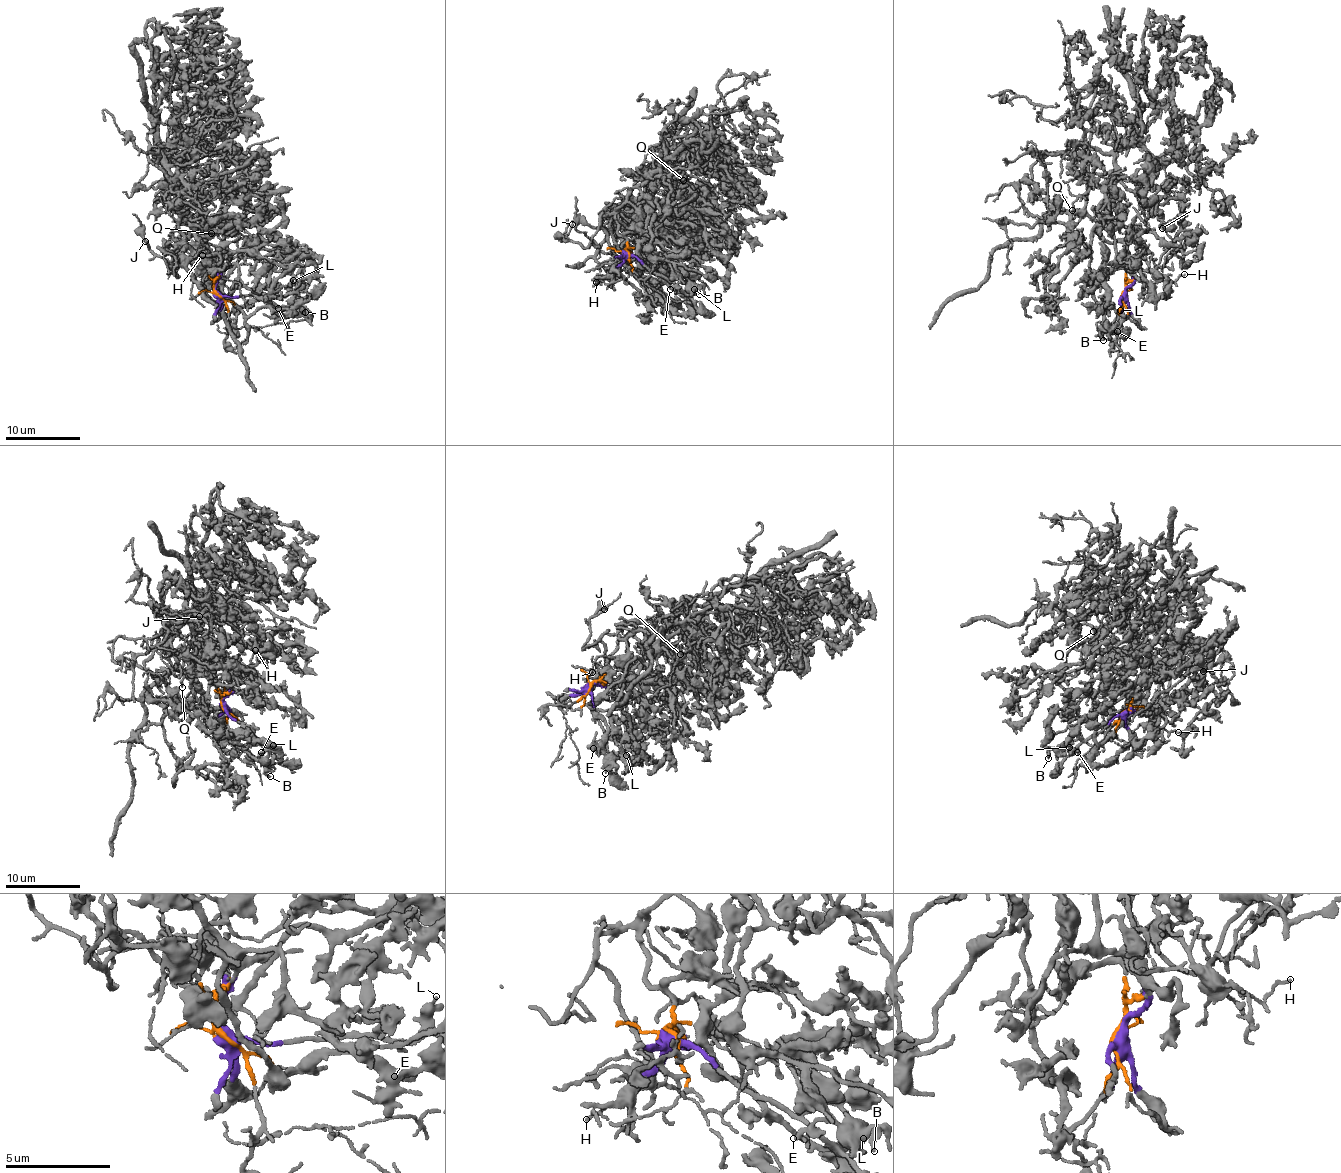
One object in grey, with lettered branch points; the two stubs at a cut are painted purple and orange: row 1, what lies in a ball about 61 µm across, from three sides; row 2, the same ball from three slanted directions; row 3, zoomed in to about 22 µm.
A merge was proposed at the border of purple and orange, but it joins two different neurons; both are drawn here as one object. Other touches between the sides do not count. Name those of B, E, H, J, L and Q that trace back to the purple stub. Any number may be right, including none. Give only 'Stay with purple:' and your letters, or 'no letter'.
Stay with purple: B, E, L

